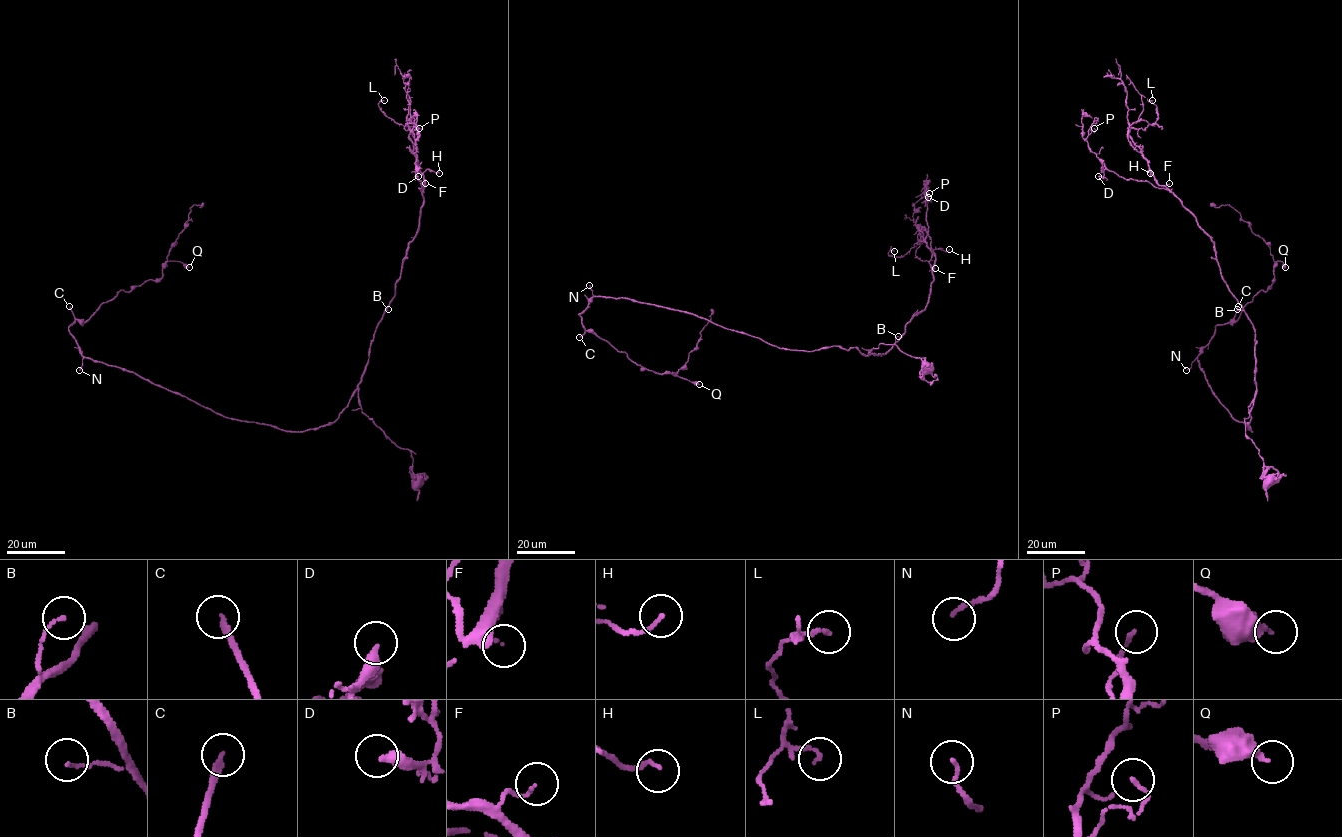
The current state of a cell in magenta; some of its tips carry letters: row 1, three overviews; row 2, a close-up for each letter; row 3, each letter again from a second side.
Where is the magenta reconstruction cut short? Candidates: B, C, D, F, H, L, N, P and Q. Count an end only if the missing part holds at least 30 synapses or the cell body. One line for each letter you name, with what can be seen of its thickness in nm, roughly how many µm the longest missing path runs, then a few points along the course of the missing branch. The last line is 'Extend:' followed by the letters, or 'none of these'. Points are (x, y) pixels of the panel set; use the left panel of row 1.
C: Thickness 190 nm. Missing length about 80 µm. Course of what is missing: (69, 306), (63, 278), (67, 265), (92, 246), (121, 246), (121, 235), (96, 209), (108, 191), (104, 174)
Extend: C

